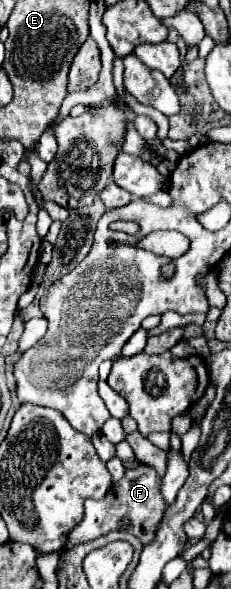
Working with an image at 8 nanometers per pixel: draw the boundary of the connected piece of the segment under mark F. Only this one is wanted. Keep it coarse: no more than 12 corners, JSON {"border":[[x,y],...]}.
{"border":[[148,465],[126,469],[102,501],[86,503],[66,549],[120,529],[146,545],[162,515],[160,481]]}

